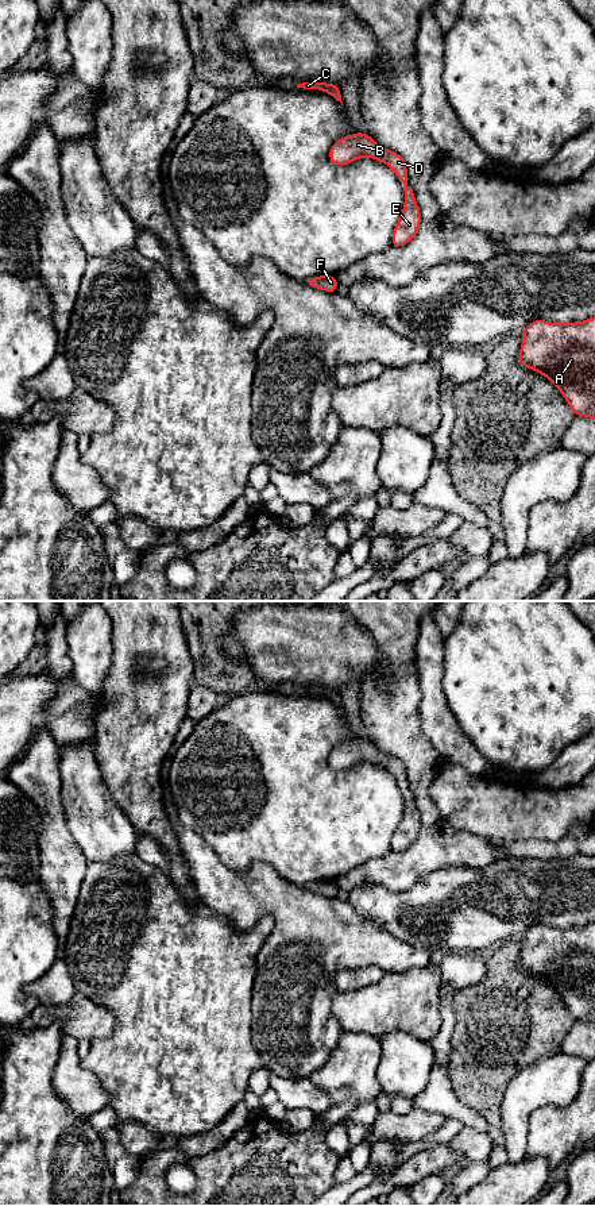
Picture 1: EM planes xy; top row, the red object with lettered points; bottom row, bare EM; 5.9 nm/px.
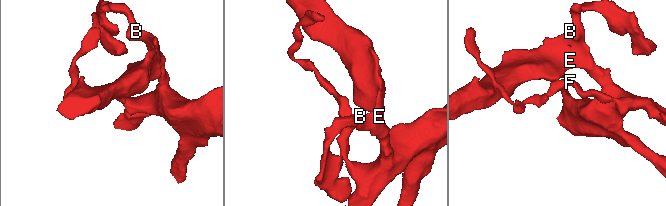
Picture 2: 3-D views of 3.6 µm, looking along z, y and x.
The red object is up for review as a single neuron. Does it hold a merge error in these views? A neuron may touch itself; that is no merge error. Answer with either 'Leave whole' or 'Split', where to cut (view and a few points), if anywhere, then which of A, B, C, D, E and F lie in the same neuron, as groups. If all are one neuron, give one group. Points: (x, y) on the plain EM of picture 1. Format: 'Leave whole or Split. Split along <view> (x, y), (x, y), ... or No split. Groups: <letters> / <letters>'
Leave whole. No split. Groups: A B C D E F

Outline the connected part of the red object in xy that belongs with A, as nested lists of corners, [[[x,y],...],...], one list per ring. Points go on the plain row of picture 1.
[[[595,921],[563,929],[533,925],[522,935],[517,964],[550,985],[576,1021],[595,1025]]]

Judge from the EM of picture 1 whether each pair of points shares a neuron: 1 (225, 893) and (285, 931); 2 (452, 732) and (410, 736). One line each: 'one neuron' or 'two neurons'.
1: one neuron
2: two neurons

